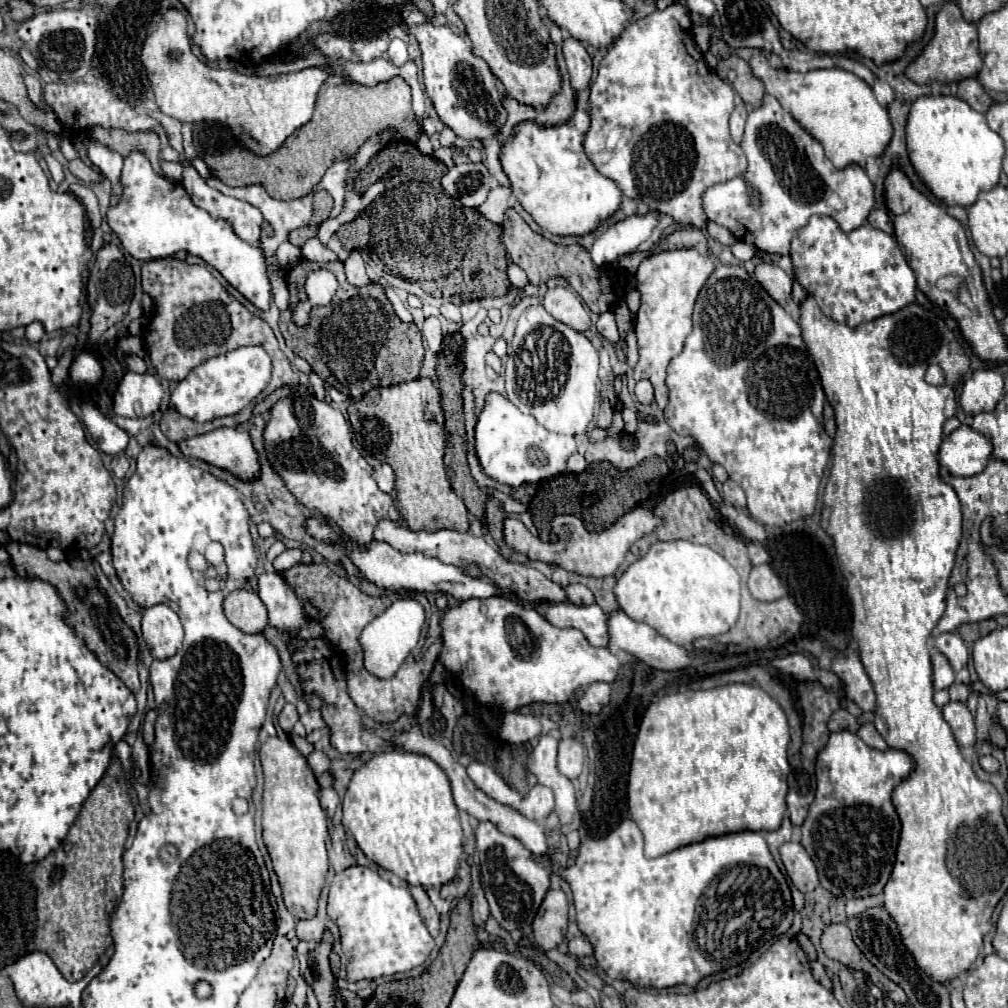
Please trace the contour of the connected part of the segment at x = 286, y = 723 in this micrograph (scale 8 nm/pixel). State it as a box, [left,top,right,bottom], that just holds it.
[279,704,299,736]

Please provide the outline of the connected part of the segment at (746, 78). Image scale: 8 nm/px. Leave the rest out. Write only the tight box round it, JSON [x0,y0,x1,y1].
[717,56,765,108]

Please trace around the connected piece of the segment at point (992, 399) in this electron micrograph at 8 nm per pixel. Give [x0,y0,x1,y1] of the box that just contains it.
[959,370,1003,416]

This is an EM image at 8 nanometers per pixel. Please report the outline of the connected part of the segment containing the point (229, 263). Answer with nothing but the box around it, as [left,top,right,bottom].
[107,150,271,308]

